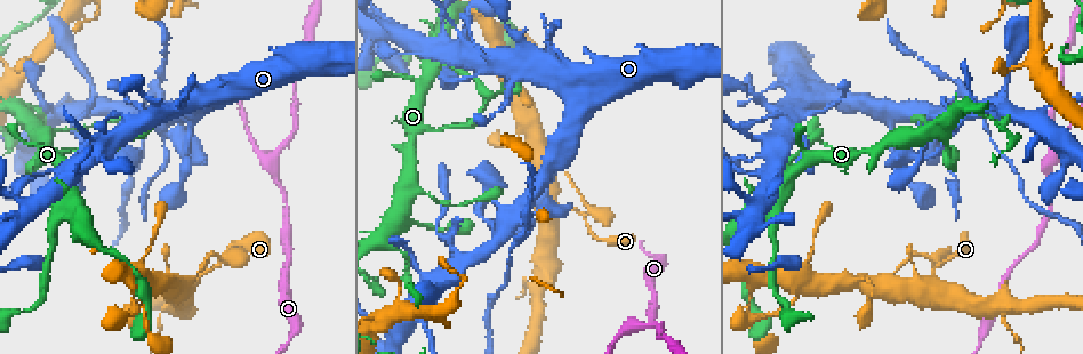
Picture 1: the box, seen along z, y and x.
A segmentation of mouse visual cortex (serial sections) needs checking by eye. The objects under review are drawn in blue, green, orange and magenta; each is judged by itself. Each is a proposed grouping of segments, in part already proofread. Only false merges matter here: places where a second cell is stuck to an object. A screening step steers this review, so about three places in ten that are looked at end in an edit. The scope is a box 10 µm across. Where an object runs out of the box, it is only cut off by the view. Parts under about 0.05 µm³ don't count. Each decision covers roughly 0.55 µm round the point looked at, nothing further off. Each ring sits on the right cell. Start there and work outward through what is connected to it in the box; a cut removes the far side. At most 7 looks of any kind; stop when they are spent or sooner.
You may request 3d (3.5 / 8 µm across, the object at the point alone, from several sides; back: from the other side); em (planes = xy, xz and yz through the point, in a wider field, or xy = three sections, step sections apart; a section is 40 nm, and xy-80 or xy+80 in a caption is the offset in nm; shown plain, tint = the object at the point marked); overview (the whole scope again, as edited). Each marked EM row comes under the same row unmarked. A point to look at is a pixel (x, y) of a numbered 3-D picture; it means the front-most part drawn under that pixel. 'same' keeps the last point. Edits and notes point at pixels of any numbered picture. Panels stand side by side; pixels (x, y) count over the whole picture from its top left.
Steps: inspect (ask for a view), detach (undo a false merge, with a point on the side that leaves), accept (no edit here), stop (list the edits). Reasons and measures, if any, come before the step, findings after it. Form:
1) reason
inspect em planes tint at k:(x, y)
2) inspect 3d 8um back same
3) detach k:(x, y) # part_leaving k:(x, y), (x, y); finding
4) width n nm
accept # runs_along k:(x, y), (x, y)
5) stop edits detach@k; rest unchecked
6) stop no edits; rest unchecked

inspect 3d 8um at 1:(585, 215)

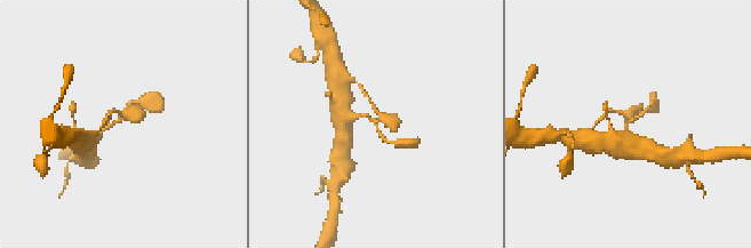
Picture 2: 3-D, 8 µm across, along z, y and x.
zoom in
inspect 3d 3.5um same

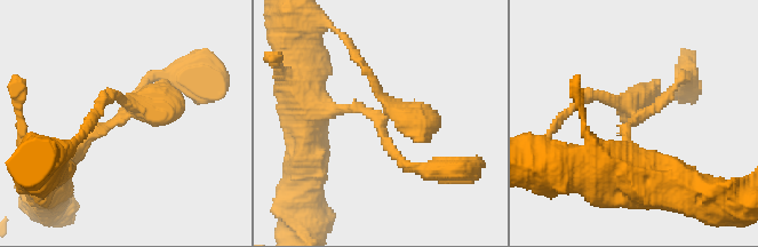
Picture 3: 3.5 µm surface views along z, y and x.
inspect em planes tint at 3:(640, 117)

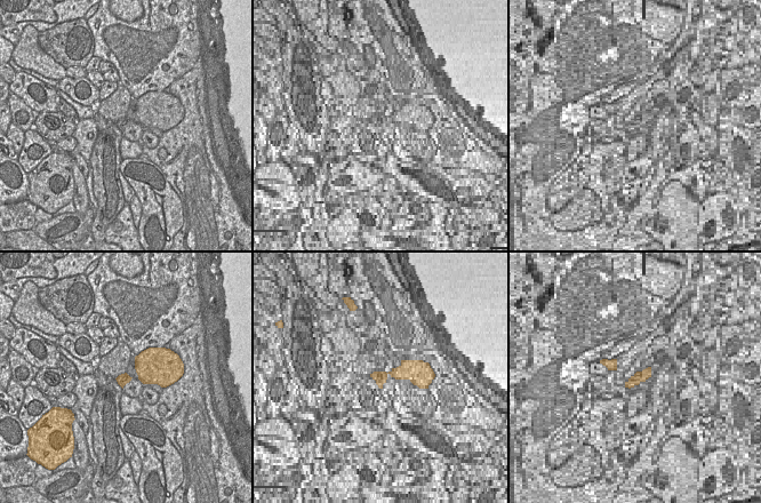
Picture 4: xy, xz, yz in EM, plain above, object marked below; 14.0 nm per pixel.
accept # runs_along 3:(159, 76), (117, 121), (61, 157); one cell here

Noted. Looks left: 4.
sharp bend
inspect 3d 3.5um at 1:(963, 94)

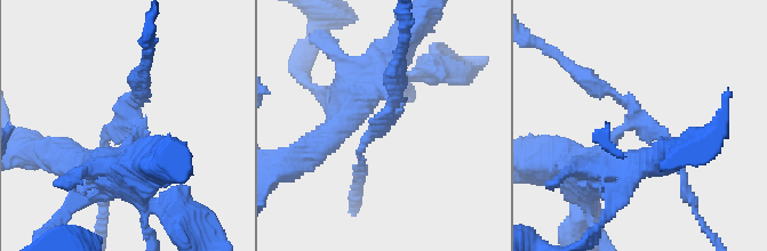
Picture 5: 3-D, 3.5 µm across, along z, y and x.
arms 3; arm_widths 100, 200, 350 nm
inspect em xy step 3 tint at 5:(636, 122)

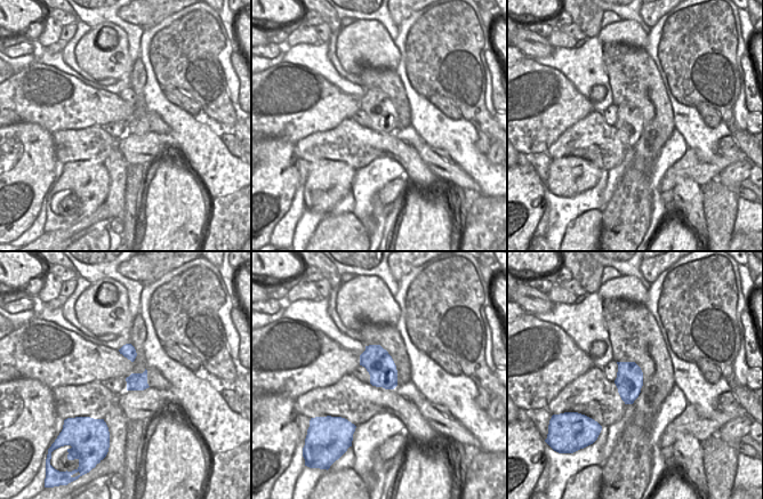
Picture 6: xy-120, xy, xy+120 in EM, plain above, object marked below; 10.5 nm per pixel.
detach 5:(382, 115) # part_leaving 5:(393, 107), (358, 151), (361, 169); a second cell is stuck on

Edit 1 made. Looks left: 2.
sharp bend
inspect 3d 3.5um at 1:(957, 128)

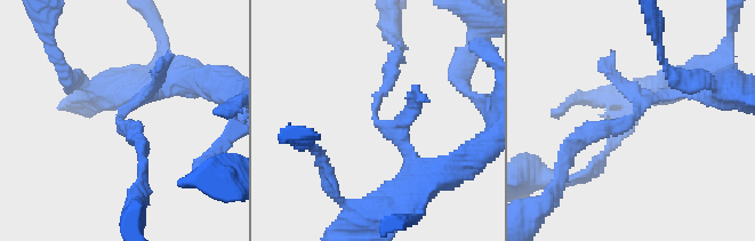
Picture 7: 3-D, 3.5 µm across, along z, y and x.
arm_widths 150, 200 nm
inspect em xy step 5 tint at 7:(121, 123)

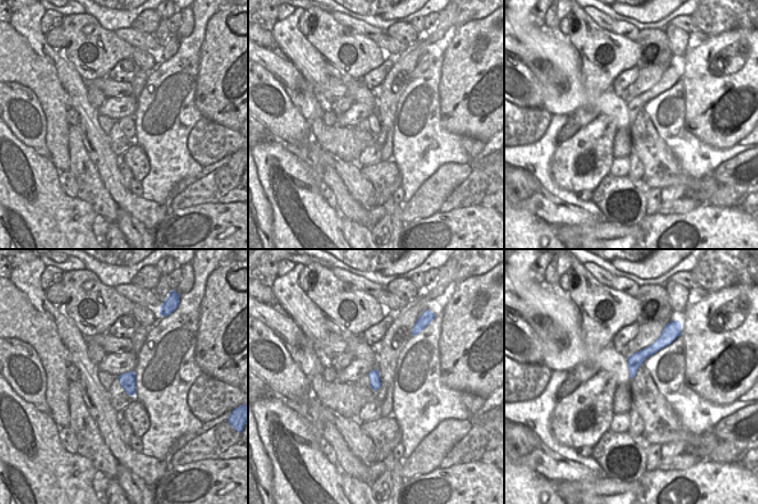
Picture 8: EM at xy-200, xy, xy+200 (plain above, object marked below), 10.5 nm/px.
accept # runs_along 8:(661, 342), (632, 366), (631, 373); one cell here

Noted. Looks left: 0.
stop edits detach@5; rest unchecked

